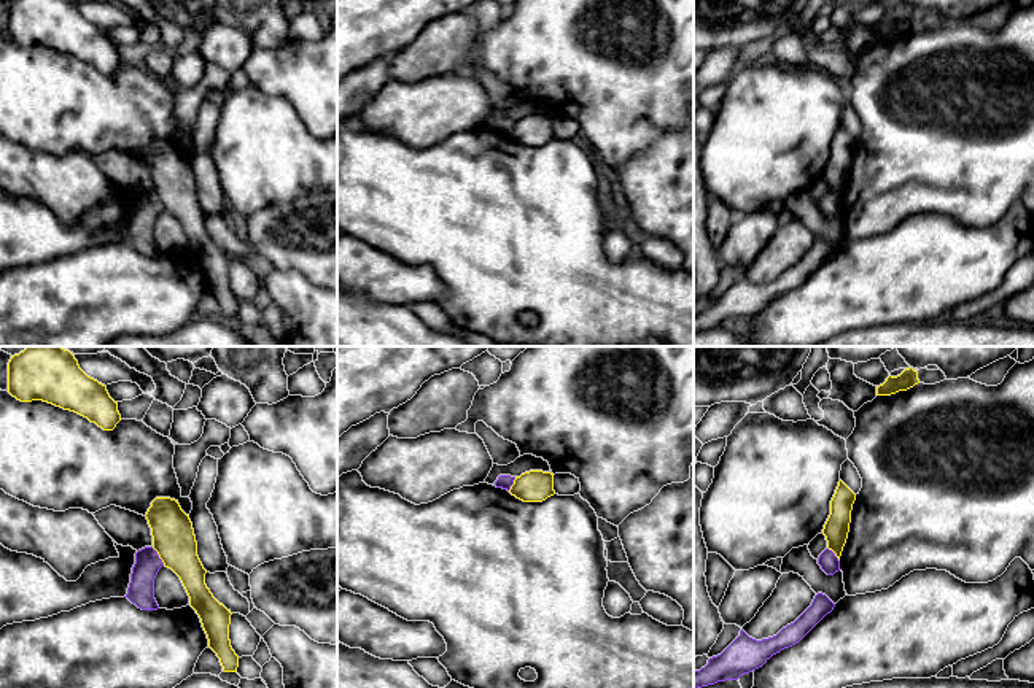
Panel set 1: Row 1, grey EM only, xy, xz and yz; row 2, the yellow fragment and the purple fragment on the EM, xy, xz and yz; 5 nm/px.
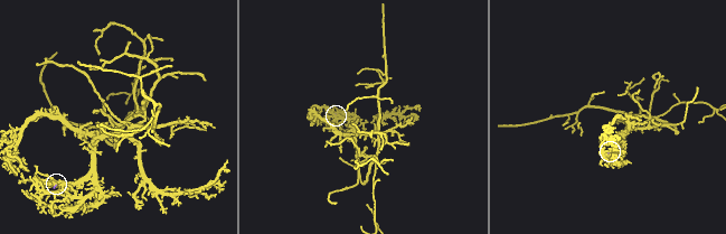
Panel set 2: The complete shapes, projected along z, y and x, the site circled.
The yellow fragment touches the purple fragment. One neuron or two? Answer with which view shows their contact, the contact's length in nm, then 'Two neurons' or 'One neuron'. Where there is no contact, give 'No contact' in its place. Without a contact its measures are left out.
Touches yellow in xy. Shared border 120 nm. Two neurons

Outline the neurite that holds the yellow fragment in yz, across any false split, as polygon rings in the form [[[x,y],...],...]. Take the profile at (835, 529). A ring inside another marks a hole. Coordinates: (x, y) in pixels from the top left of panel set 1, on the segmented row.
[[[840,480],[830,501],[830,515],[822,529],[827,548],[832,550],[838,559],[848,539],[854,501],[856,494]]]

